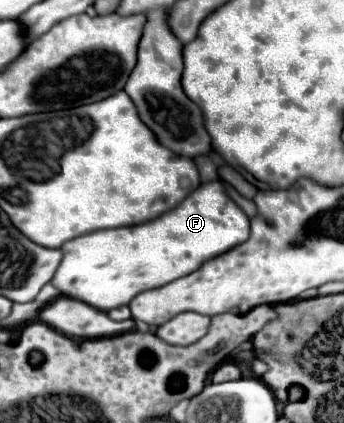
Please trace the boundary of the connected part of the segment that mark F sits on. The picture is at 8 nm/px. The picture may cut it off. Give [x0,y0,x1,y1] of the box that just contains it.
[50,181,250,311]

